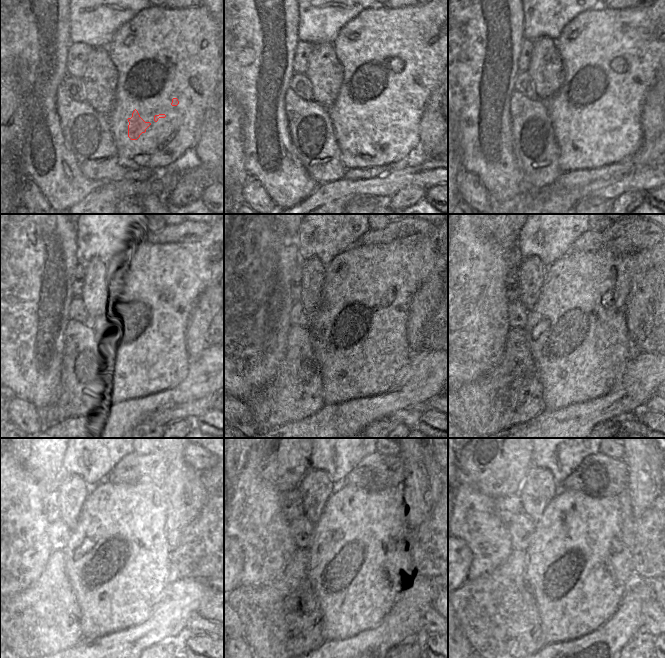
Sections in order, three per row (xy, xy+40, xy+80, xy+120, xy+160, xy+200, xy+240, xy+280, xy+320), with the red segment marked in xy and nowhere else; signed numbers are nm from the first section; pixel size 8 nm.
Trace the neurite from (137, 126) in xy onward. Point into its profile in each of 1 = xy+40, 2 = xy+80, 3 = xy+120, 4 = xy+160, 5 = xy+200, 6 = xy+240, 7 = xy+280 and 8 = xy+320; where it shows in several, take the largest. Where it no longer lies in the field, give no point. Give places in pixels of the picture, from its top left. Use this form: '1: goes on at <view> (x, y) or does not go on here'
1: goes on at xy+40 (366, 118)
2: goes on at xy+80 (603, 115)
3: goes on at xy+120 (159, 343)
4: goes on at xy+160 (384, 343)
5: goes on at xy+200 (608, 343)
6: goes on at xy+240 (163, 572)
7: goes on at xy+280 (392, 572)
8: goes on at xy+320 (615, 572)

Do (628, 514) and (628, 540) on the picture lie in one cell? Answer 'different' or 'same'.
same

